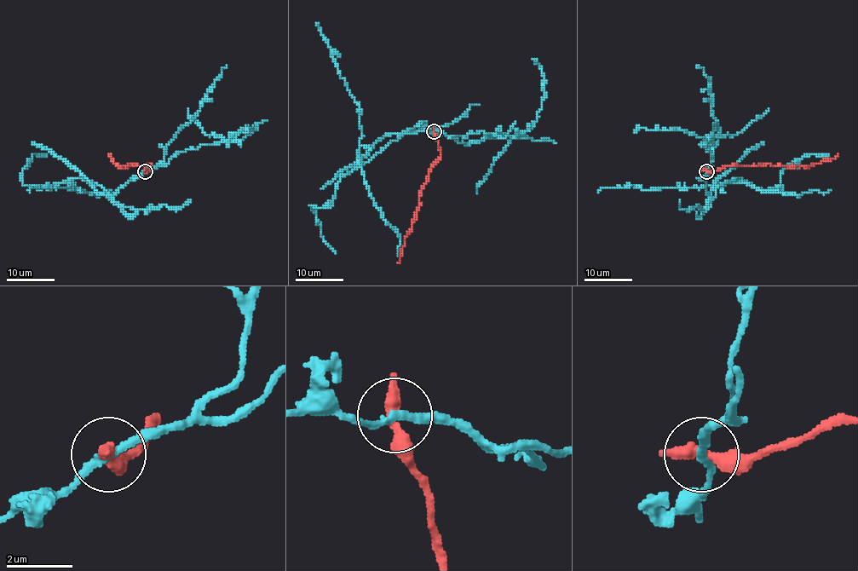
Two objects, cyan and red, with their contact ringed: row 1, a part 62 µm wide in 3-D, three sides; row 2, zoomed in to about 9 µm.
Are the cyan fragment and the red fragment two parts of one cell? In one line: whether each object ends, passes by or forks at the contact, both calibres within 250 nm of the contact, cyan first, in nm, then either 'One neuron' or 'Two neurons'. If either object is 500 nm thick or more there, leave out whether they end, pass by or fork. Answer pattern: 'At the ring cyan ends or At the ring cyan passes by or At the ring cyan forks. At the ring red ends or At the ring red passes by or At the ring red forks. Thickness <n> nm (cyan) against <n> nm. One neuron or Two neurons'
At the ring cyan passes by. At the ring red ends. Thickness 240 nm (cyan) against 480 nm. Two neurons

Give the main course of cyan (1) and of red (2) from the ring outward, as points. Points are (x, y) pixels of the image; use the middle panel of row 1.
1: (434, 131), (403, 131), (397, 140), (361, 164), (357, 154), (362, 136), (359, 104), (339, 74), (318, 22)
2: (434, 131), (440, 157), (421, 190), (420, 207), (398, 263)

